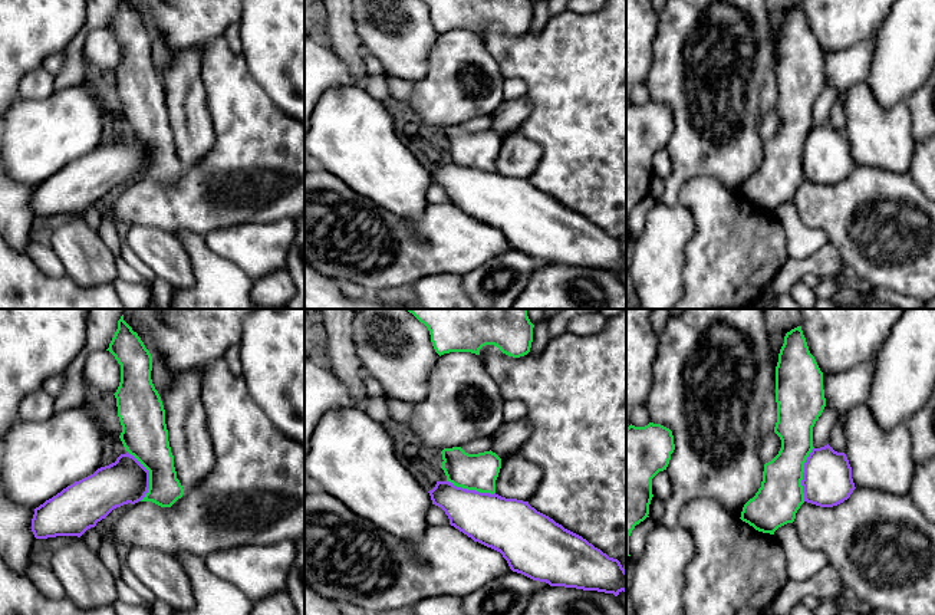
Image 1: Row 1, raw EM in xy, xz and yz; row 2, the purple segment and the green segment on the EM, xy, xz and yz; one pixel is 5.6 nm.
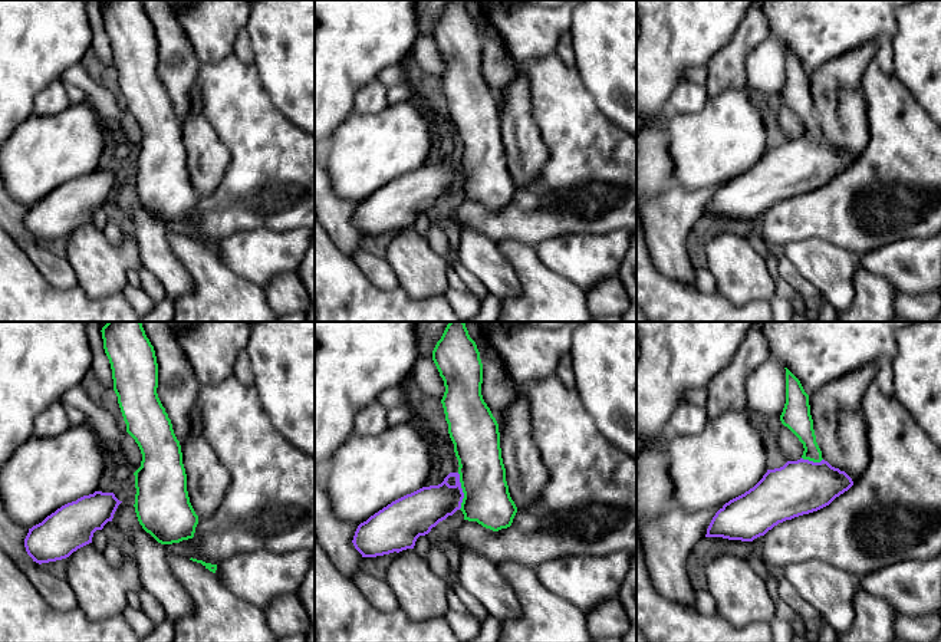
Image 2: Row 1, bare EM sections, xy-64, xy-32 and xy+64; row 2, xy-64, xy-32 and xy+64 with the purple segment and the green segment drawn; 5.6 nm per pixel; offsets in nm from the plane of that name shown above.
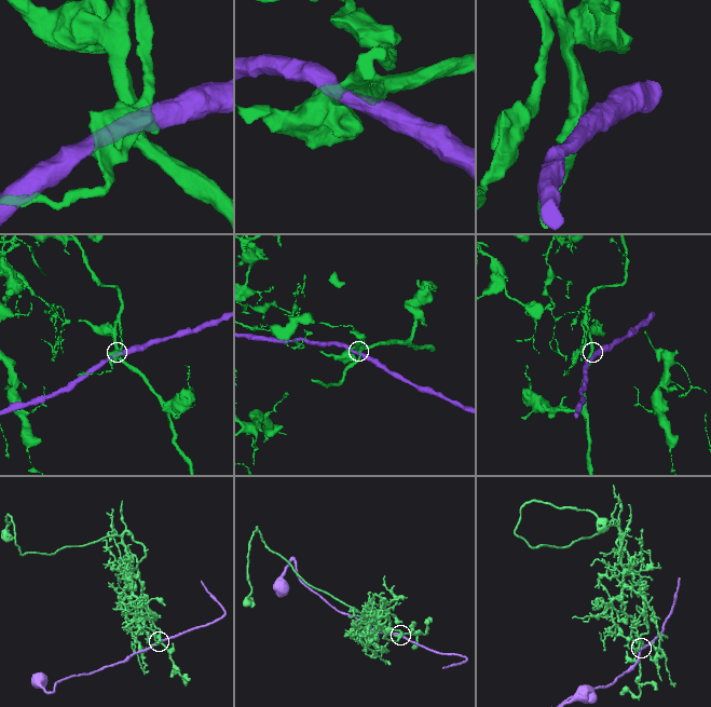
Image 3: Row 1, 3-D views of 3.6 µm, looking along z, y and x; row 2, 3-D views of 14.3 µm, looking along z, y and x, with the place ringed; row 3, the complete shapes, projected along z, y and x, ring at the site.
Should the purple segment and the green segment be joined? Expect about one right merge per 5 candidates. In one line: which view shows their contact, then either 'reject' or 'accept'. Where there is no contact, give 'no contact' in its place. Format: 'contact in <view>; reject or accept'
contact in yz; reject

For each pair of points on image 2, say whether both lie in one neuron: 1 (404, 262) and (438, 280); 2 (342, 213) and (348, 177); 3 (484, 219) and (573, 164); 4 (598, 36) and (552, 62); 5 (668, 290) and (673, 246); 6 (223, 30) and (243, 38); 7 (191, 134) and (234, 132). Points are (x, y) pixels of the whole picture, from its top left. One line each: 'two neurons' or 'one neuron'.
1: one neuron
2: two neurons
3: one neuron
4: two neurons
5: two neurons
6: two neurons
7: two neurons

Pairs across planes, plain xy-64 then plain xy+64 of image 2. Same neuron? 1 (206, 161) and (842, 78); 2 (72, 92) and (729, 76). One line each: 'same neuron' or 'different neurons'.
1: same neuron
2: same neuron

